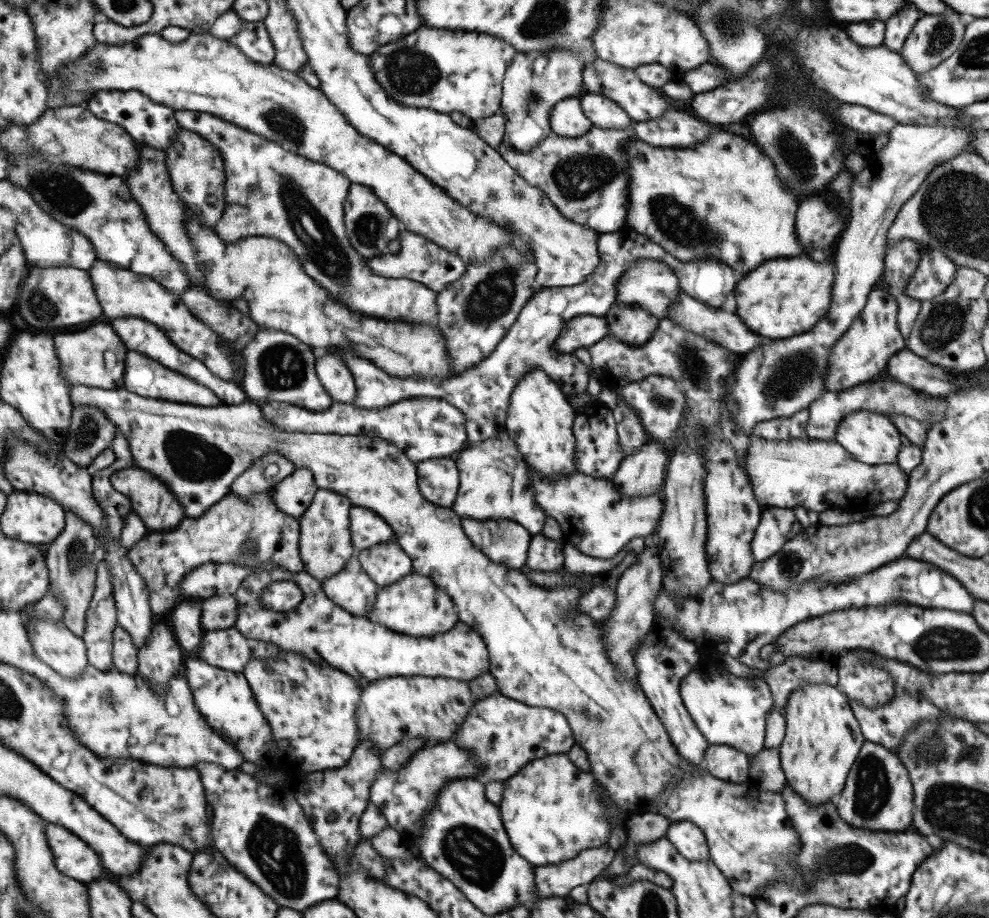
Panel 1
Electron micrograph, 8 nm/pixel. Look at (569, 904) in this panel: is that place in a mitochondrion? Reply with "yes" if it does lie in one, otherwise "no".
no

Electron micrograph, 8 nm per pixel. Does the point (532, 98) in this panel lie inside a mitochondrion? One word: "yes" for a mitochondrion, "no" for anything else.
yes

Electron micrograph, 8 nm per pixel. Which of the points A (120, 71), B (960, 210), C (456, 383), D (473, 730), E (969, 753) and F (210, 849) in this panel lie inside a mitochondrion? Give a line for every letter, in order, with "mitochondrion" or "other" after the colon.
A: other
B: mitochondrion
C: other
D: other
E: other
F: other

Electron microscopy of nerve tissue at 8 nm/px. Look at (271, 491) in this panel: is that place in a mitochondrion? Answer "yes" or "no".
no

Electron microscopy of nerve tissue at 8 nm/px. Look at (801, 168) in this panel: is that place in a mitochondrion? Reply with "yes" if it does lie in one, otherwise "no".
yes

